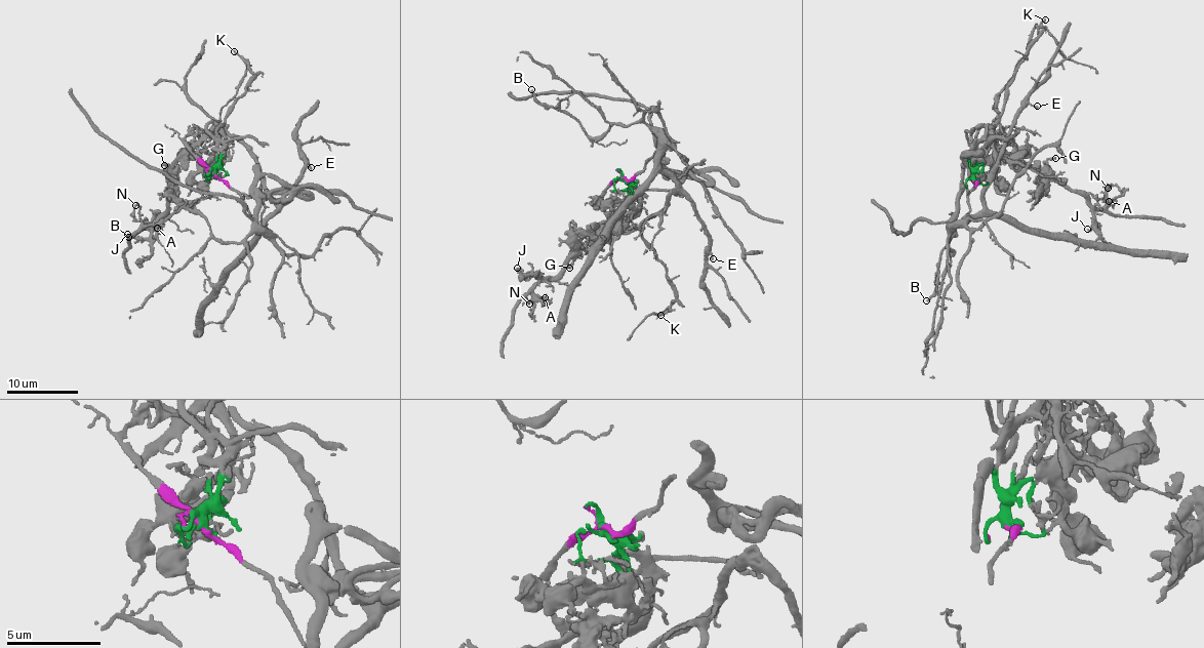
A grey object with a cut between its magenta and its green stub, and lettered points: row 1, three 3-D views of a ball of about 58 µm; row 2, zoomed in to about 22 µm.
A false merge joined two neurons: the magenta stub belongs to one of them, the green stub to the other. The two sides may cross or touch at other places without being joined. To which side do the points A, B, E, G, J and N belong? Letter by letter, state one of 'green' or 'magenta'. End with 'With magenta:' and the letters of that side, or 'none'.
A: green
B: magenta
E: magenta
G: green
J: green
N: green
With magenta: B, E

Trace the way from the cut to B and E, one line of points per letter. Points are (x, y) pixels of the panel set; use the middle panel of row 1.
B: (623, 176), (642, 171), (659, 138), (641, 122), (611, 124), (588, 136), (531, 89)
E: (623, 176), (628, 178), (642, 171), (644, 161), (657, 152), (660, 168), (695, 206), (709, 236), (713, 258)

